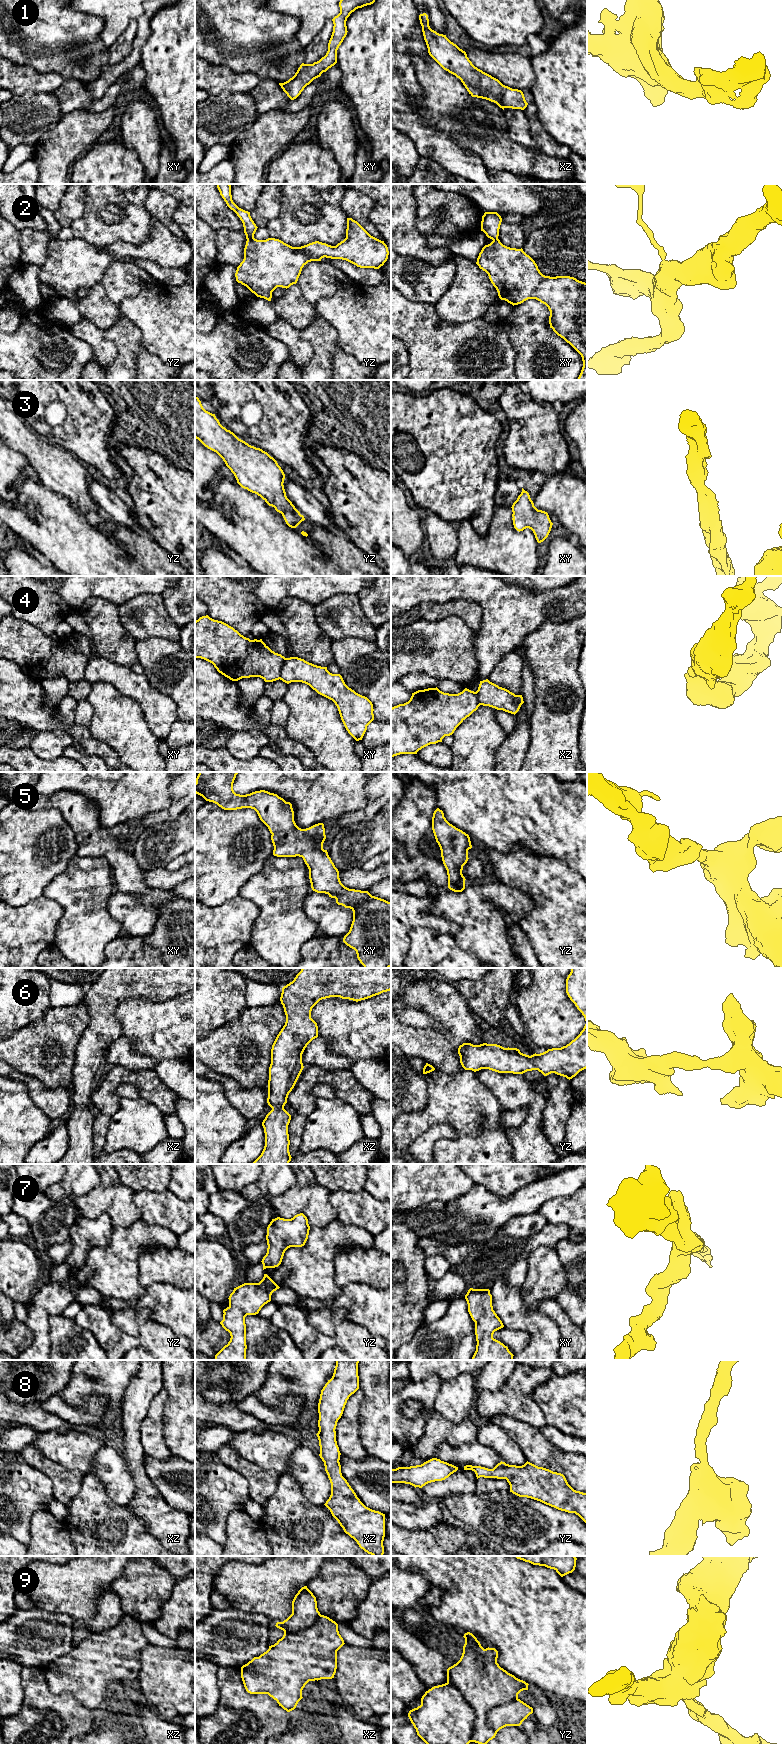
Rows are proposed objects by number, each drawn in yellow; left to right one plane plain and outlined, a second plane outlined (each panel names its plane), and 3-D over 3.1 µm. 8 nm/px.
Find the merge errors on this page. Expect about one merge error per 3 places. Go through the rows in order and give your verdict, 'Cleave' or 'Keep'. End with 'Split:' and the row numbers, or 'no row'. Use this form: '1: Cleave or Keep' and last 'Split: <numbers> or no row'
1: Keep
2: Cleave
3: Keep
4: Cleave
5: Keep
6: Keep
7: Keep
8: Keep
9: Cleave
Split: 2, 4, 9

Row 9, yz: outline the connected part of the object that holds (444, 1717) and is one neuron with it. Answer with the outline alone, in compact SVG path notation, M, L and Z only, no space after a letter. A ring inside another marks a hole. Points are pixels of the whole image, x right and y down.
M448 1682L434 1686L421 1698L421 1705L409 1711L408 1717L417 1735L426 1744L469 1744L476 1716L463 1695Z

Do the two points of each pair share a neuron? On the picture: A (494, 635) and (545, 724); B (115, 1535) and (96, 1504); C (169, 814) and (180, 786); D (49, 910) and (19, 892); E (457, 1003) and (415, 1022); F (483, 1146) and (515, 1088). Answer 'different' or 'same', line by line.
A: different
B: same
C: same
D: different
E: different
F: different

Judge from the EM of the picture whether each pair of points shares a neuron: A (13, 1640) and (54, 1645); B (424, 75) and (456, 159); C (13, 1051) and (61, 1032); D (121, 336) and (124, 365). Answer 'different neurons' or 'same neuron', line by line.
A: same neuron
B: different neurons
C: same neuron
D: same neuron

